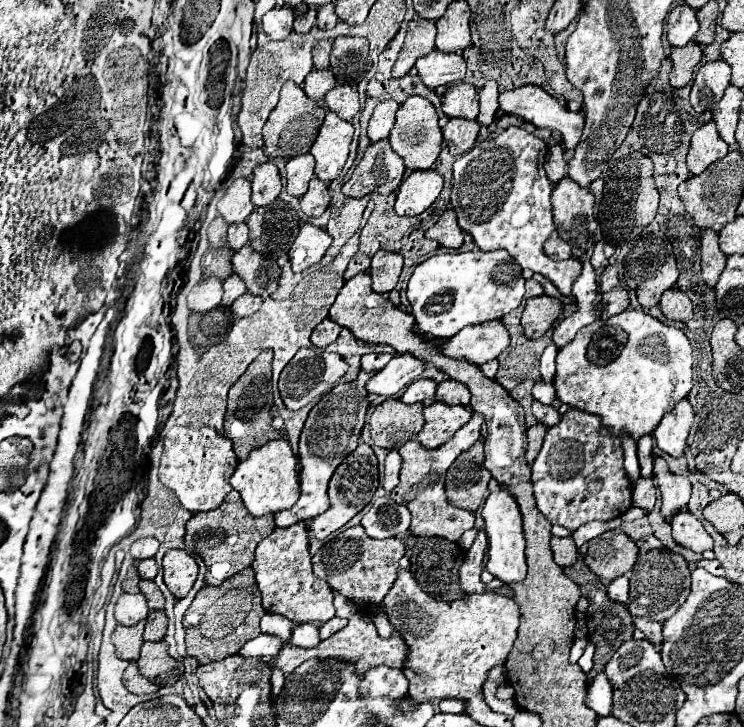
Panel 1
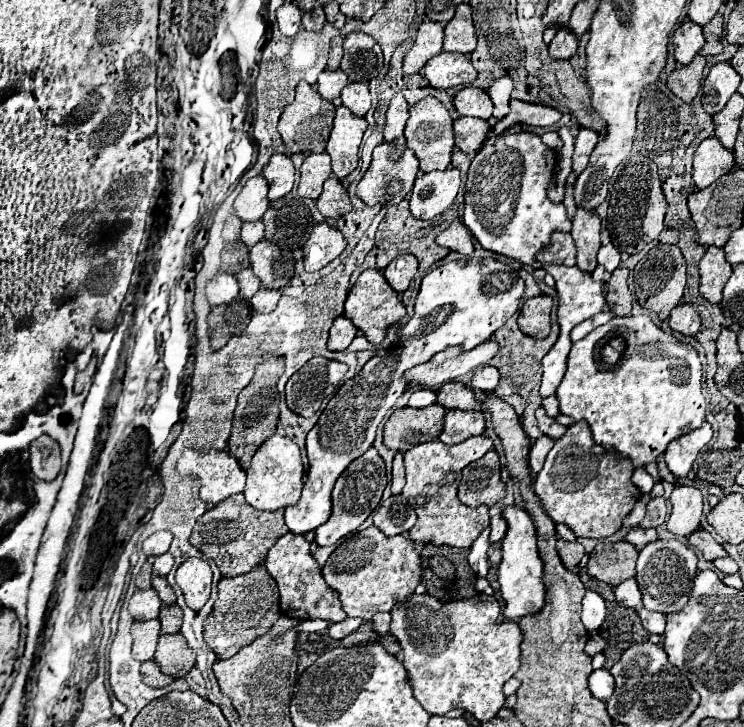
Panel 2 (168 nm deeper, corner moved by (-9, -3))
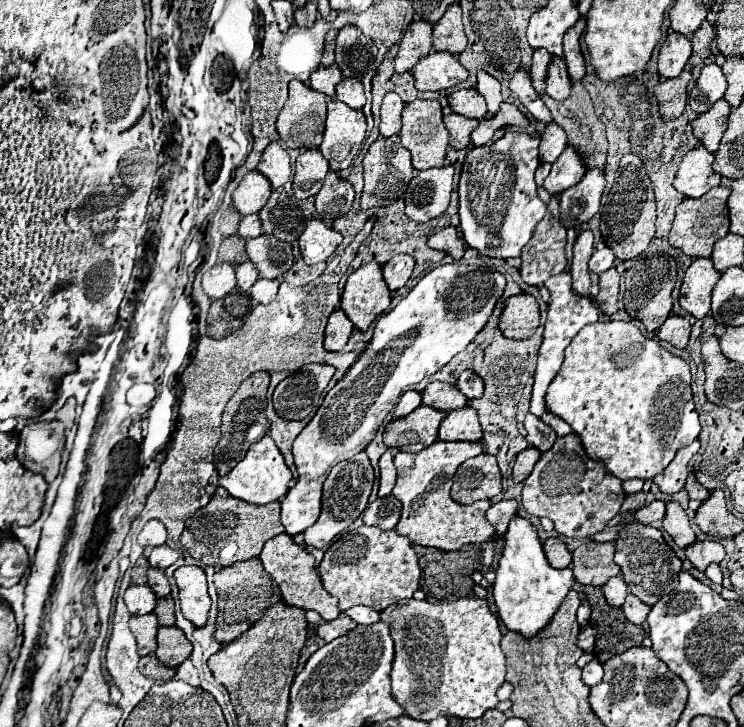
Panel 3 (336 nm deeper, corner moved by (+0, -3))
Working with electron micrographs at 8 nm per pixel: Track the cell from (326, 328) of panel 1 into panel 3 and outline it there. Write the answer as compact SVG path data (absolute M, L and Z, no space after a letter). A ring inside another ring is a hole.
M335 309L329 317L327 329L325 329L325 349L327 351L341 351L353 331L353 323L345 315L343 309Z

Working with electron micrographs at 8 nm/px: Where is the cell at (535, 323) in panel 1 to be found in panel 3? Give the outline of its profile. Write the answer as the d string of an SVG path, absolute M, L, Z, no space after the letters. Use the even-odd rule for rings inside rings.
M519 293L503 303L499 329L507 339L527 339L539 327L539 305L529 293Z

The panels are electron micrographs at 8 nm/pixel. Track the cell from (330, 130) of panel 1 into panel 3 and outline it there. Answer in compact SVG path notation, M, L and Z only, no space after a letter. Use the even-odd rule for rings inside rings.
M331 99L327 103L327 123L319 151L329 161L329 167L333 171L343 171L353 165L365 131L367 121L363 111L349 109L337 99Z

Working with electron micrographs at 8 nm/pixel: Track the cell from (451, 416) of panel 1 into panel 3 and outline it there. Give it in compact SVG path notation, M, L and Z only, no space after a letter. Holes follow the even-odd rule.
M463 407L451 411L441 427L439 427L439 439L441 441L481 441L483 431L477 419L477 411L473 407Z

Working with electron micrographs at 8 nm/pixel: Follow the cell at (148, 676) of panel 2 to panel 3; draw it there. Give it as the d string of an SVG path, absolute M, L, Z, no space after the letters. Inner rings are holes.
M145 655L145 657L141 657L141 661L139 661L139 671L141 671L145 677L149 677L149 679L159 679L159 681L173 679L173 675L175 675L175 669L165 667L155 655Z

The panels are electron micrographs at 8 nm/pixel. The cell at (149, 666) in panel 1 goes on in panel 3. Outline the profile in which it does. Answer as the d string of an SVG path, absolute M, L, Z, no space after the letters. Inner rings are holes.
M161 627L157 633L157 651L155 655L167 667L179 667L191 655L191 643L179 627Z

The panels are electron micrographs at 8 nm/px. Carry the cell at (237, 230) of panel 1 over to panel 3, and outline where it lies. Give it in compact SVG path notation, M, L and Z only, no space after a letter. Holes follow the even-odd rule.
M245 215L241 219L241 225L239 225L239 235L245 237L245 239L251 239L251 237L259 237L263 231L261 231L261 221L259 221L259 215Z

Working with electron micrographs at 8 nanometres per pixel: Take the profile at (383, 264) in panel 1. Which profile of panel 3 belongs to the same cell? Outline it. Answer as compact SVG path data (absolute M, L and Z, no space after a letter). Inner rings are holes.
M395 255L391 261L387 261L383 265L383 275L385 275L385 283L389 285L389 289L391 291L401 289L409 281L413 267L415 267L415 259L409 255Z

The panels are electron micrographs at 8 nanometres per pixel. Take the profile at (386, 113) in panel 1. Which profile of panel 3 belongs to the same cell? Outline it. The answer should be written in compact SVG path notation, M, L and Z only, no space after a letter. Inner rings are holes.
M387 93L381 105L381 123L379 131L383 137L391 137L399 133L401 129L401 111L403 111L403 101L397 93Z

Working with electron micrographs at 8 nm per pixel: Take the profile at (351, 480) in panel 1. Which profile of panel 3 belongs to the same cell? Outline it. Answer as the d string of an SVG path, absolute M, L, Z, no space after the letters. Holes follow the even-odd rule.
M365 451L357 453L355 457L351 457L343 463L337 463L331 469L331 473L329 473L325 485L323 485L321 515L315 521L315 525L305 529L305 545L317 547L317 549L327 547L335 535L345 531L363 513L363 509L367 507L371 487L373 487L373 467L371 467L369 457L367 457Z

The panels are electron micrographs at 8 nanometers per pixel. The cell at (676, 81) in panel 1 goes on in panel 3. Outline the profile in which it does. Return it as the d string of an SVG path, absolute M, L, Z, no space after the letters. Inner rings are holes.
M685 69L679 77L675 79L663 79L655 87L655 97L659 103L659 113L663 121L673 121L683 115L685 111L685 93L687 93L687 83L691 81L691 71Z

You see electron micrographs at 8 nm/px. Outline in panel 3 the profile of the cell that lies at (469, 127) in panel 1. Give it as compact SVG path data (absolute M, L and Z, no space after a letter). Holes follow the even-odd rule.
M457 113L443 115L443 123L445 123L447 131L449 131L449 145L455 147L455 149L467 149L471 133L479 125L479 121L457 115Z

